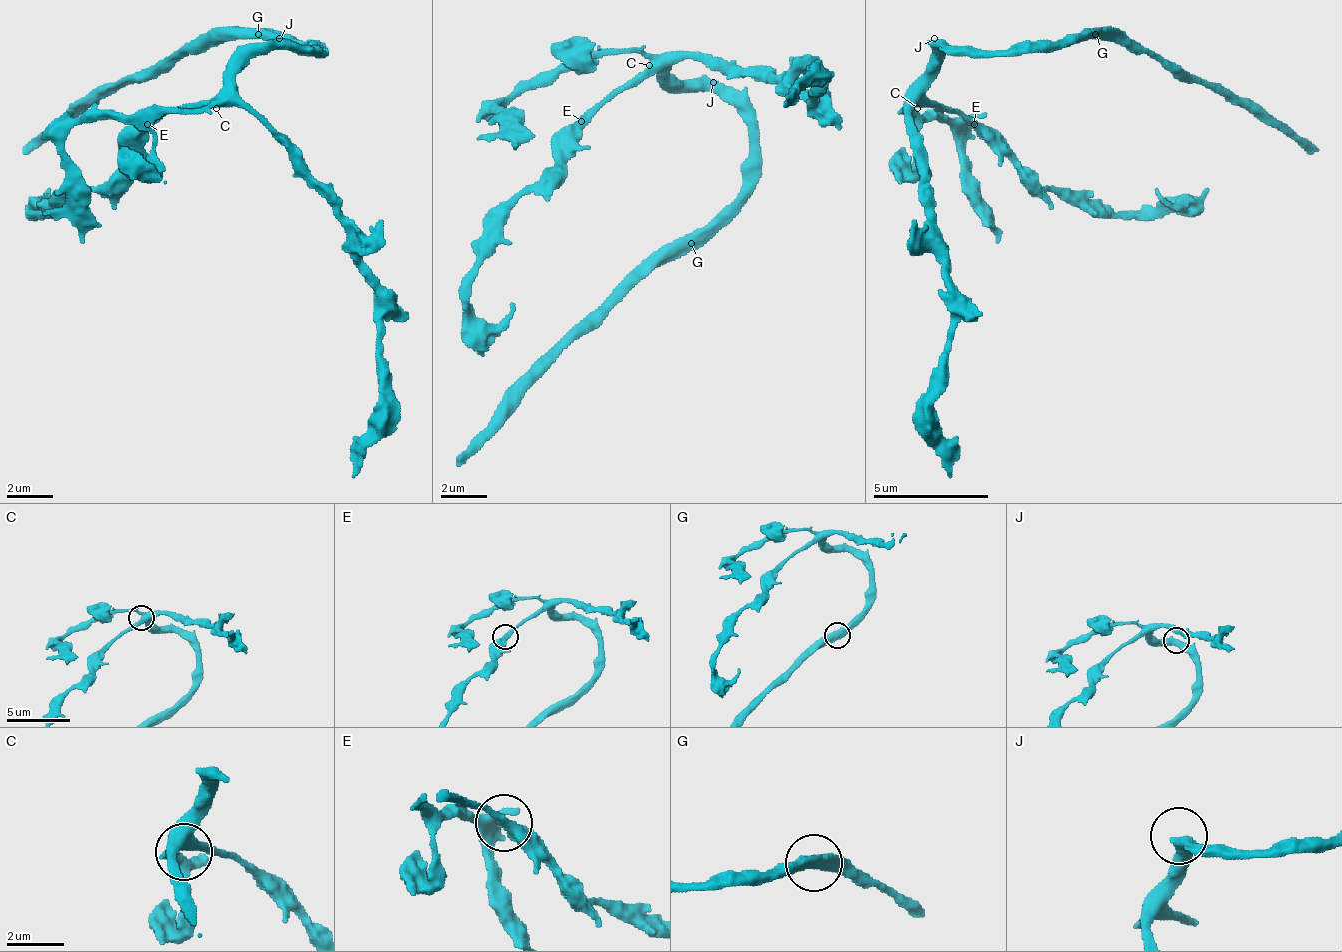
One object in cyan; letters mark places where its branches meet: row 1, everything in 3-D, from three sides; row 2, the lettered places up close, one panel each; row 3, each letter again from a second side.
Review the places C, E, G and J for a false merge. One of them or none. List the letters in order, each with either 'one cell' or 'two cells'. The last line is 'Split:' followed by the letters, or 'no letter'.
C: one cell
E: one cell
G: one cell
J: one cell
Split: no letter

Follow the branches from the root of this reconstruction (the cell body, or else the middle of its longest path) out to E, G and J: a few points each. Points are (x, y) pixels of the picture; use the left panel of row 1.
E: (273, 50), (262, 50), (233, 79), (233, 85), (221, 96), (163, 108), (146, 125)
G: (273, 50), (314, 50), (297, 50), (291, 44), (279, 44), (273, 38), (262, 38), (256, 33)
J: (273, 50), (273, 44), (279, 38)

